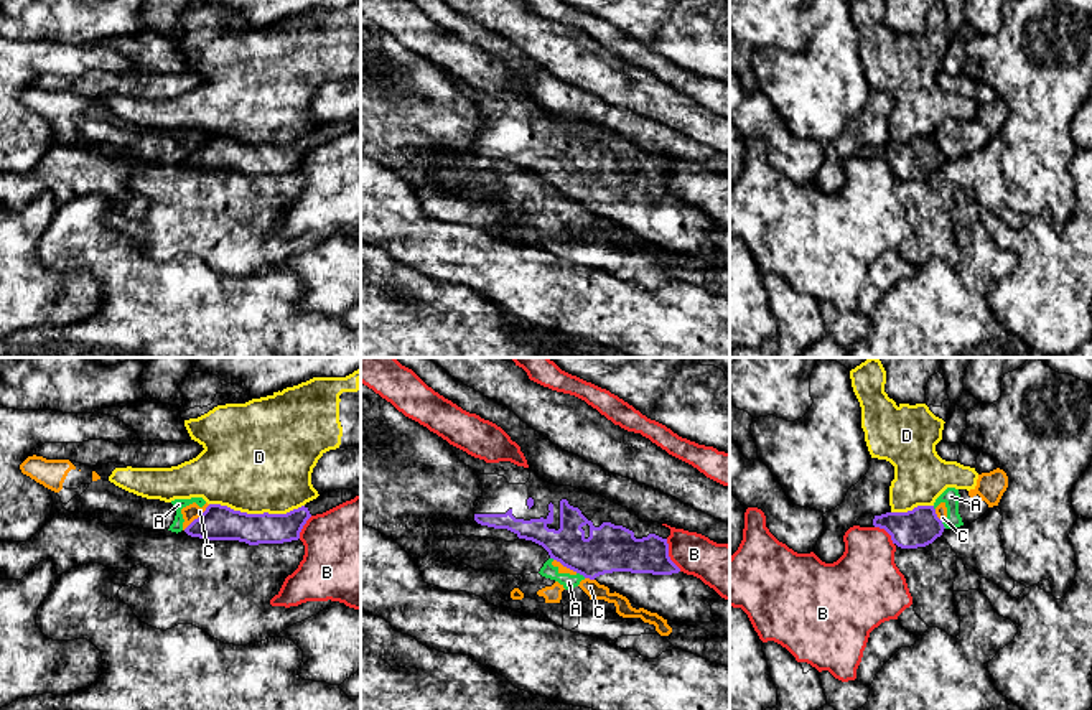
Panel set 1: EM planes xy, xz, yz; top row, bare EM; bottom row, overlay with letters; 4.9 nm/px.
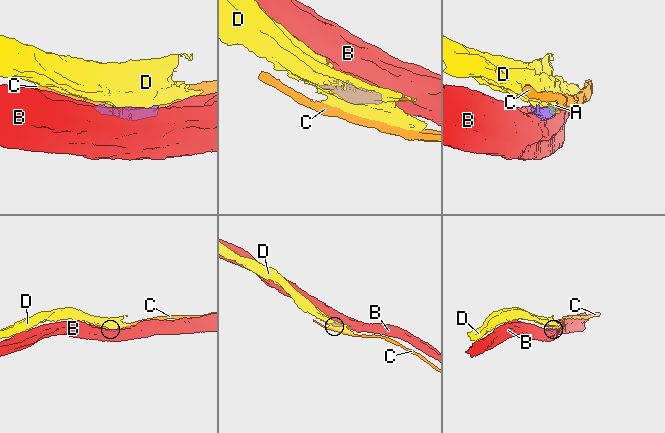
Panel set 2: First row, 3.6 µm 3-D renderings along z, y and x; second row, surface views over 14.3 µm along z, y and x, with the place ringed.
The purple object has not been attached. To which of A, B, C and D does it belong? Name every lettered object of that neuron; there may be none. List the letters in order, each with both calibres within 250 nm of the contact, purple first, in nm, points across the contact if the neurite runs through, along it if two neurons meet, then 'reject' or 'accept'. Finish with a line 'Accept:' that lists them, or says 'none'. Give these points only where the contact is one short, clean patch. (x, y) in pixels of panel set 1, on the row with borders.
A: 220/70 nm | along xz (577, 572), (585, 577) | reject
B: 200/220 nm | reject
C: 180/80 nm | along xy (210, 504), (183, 529) | reject
D: 180/480 nm | reject
Accept: none

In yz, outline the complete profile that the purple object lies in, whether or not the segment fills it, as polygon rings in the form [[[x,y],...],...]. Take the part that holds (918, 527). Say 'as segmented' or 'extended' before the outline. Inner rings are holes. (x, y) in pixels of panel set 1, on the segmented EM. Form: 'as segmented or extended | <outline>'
extended | [[[917,506],[908,512],[881,516],[865,514],[856,525],[884,529],[893,544],[901,549],[922,549],[940,537],[945,529],[934,506]]]

